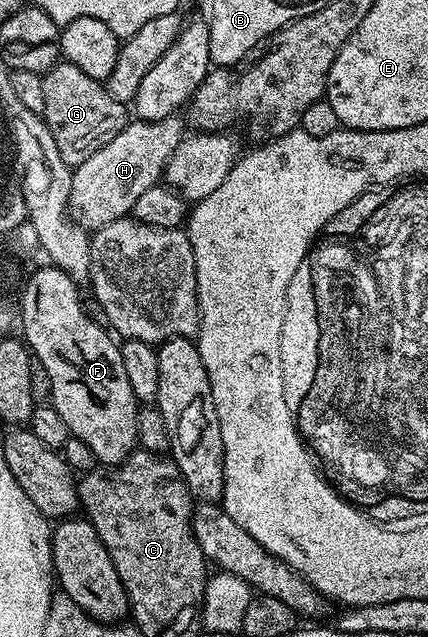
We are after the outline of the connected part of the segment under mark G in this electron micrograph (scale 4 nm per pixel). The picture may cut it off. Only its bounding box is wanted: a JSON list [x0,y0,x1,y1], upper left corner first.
[40,62,130,166]

